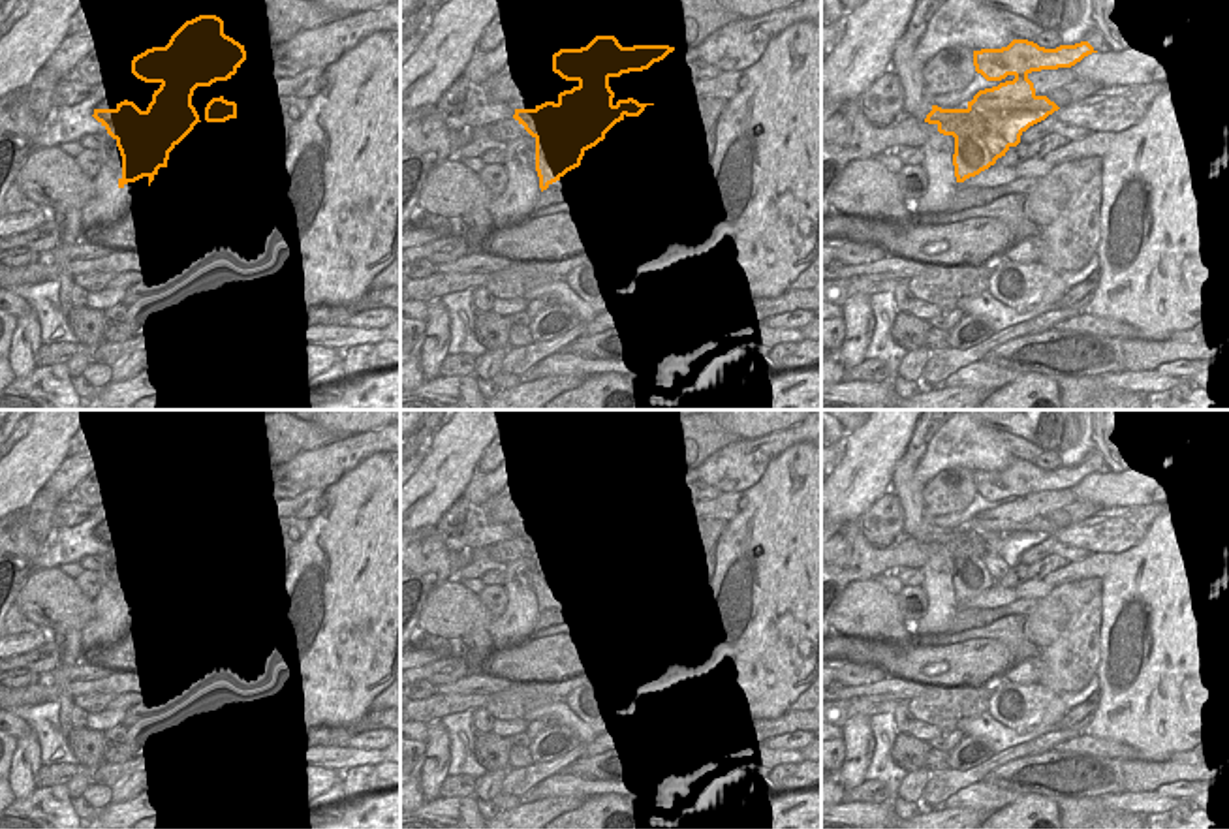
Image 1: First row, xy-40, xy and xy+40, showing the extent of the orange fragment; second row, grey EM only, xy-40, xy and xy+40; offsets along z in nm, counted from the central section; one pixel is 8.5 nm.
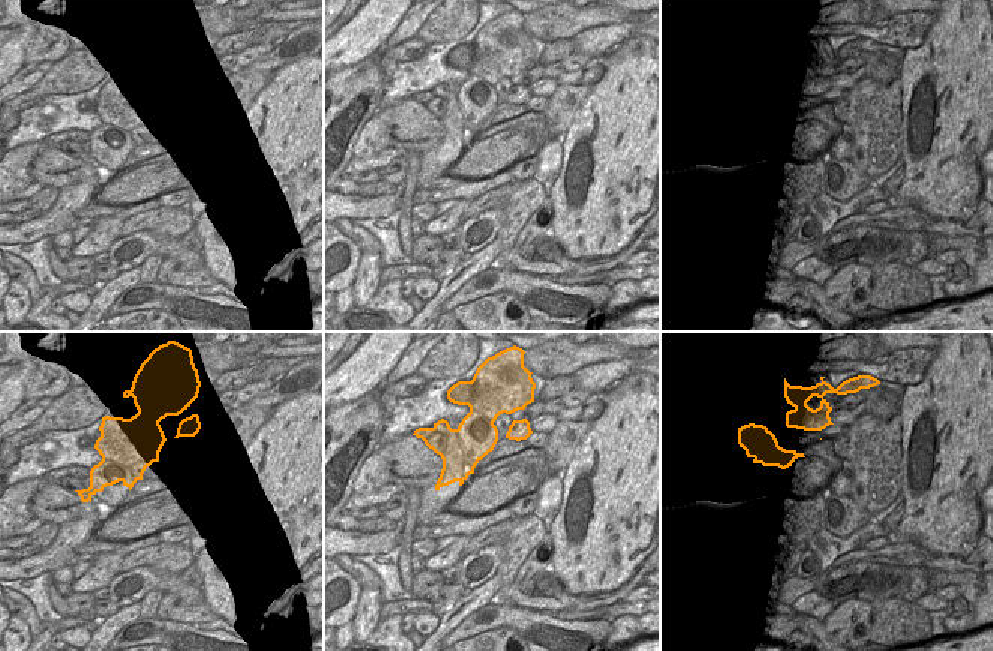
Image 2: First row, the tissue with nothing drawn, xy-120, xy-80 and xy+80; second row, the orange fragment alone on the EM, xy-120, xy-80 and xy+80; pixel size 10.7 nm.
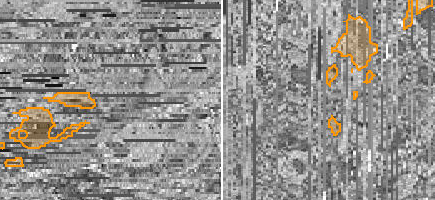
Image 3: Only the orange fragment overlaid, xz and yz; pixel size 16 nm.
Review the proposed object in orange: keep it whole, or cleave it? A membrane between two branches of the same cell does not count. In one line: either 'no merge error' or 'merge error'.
merge error

